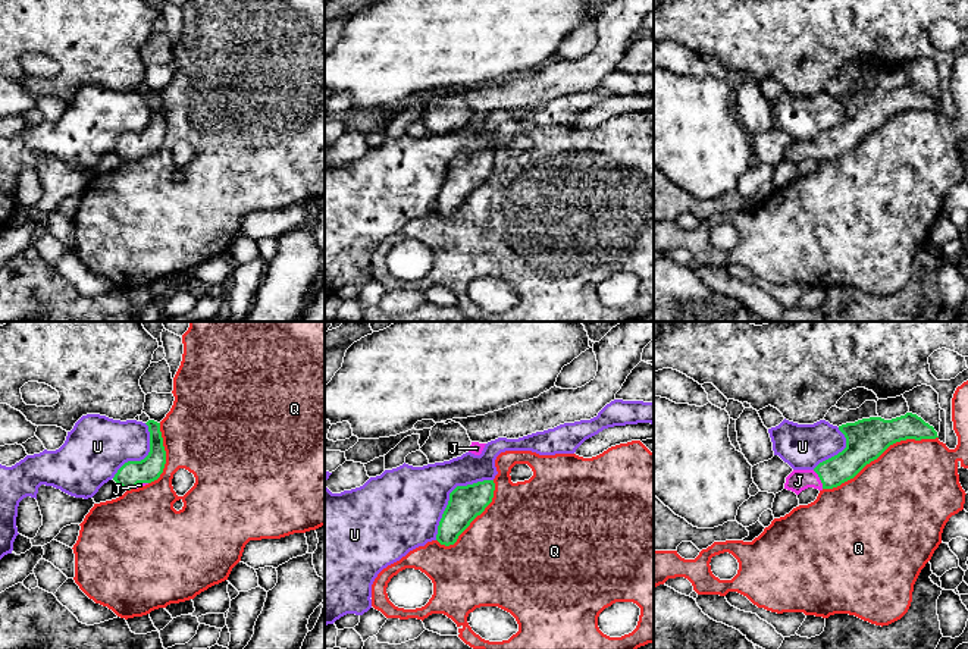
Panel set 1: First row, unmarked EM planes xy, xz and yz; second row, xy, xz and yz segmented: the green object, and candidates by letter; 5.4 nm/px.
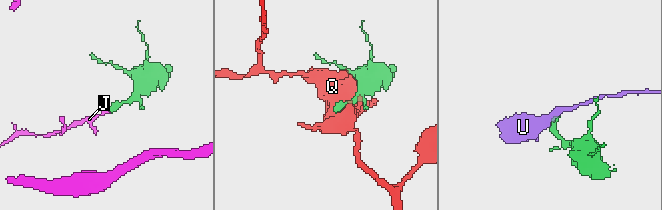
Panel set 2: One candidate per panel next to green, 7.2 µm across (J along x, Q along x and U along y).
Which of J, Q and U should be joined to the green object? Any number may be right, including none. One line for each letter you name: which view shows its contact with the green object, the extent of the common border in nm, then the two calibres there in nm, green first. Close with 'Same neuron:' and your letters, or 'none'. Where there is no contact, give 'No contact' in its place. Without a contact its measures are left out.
J: Touches green in yz. Shared border 120 nm. Thickness 160 nm (green) against 120 nm
Same neuron: J

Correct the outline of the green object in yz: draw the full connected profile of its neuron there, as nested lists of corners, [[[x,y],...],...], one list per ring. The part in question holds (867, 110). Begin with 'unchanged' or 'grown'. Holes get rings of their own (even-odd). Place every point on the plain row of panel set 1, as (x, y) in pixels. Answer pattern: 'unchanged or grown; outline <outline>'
grown; outline [[[912,84],[884,91],[862,90],[839,97],[846,109],[846,119],[837,126],[820,134],[814,141],[793,141],[784,160],[799,166],[808,159],[833,160],[853,150],[867,135],[877,131],[890,116],[906,110],[936,110],[937,103]]]

